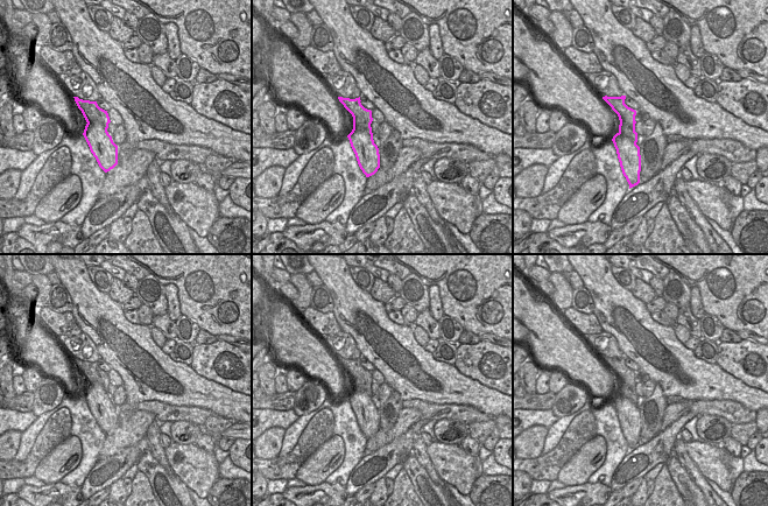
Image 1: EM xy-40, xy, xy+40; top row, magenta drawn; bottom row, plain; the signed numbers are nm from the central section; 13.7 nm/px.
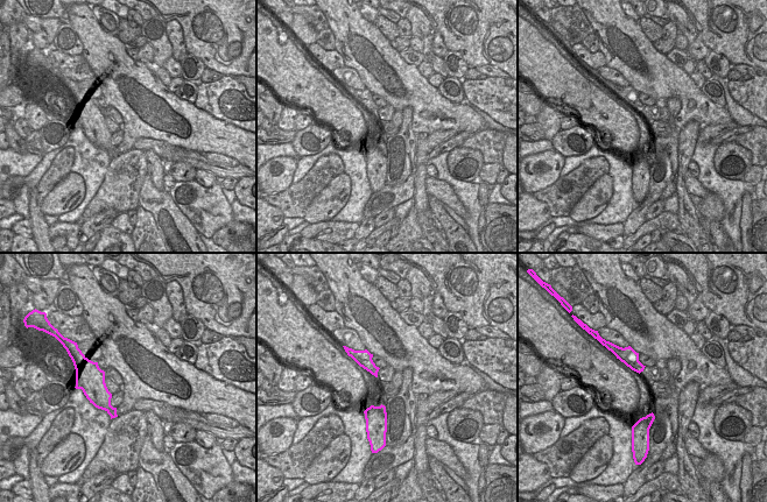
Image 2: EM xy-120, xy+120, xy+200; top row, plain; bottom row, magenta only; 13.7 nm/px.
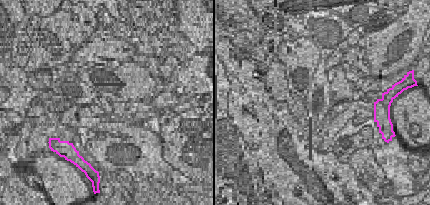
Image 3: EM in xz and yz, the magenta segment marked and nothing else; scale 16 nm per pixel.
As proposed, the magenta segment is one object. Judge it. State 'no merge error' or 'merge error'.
merge error

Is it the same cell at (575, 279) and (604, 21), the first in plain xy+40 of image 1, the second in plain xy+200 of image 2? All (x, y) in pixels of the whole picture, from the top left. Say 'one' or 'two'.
two

